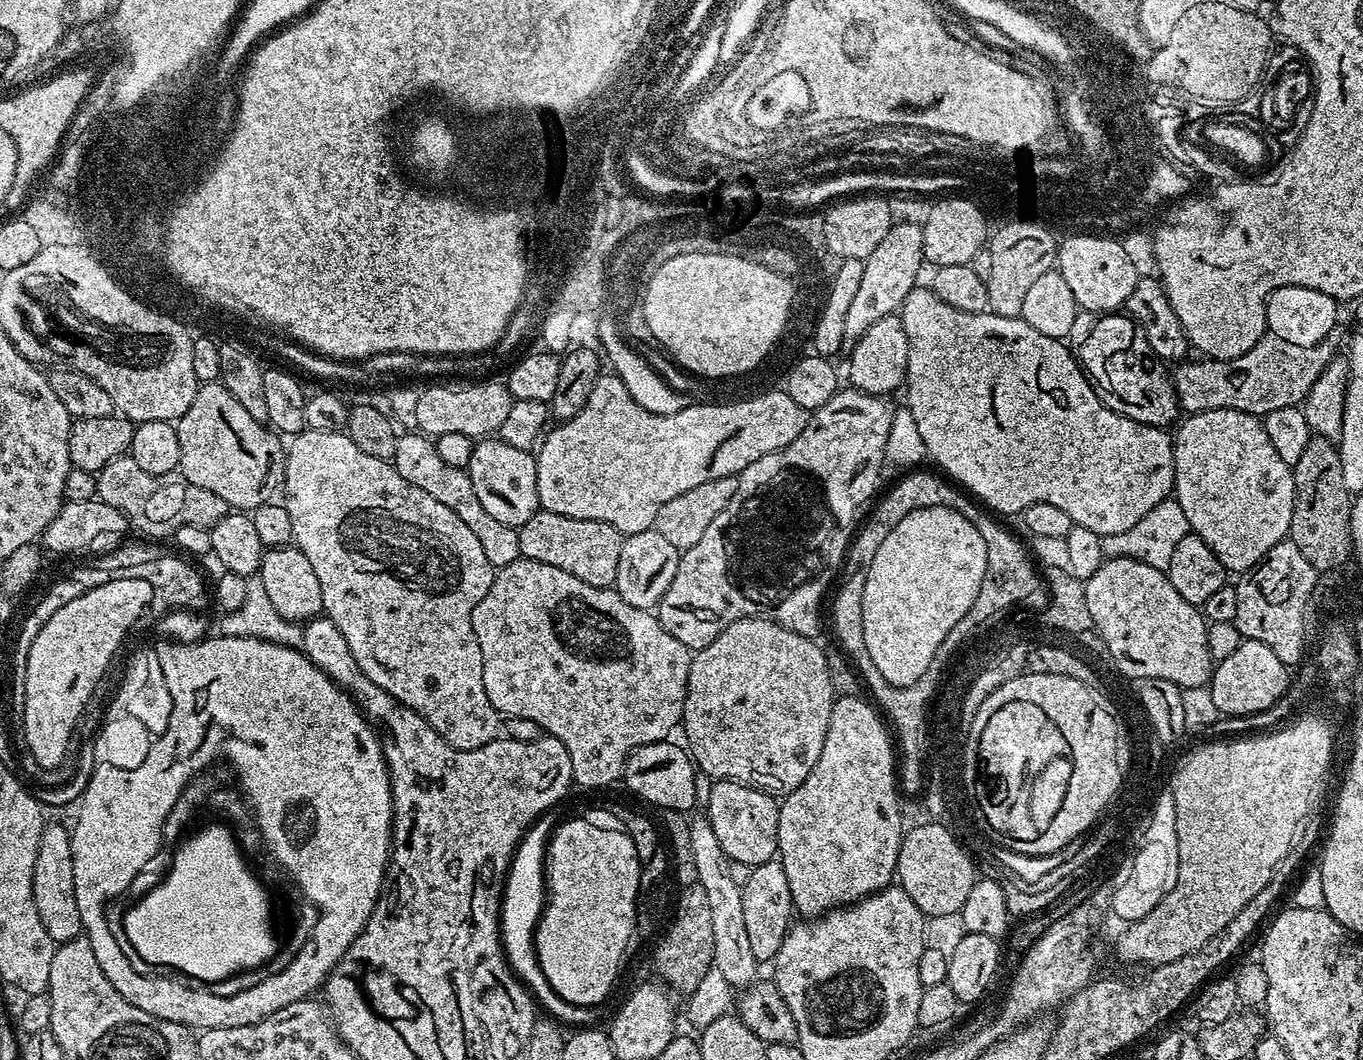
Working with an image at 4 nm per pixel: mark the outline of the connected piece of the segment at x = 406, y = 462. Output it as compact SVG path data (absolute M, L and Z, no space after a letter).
M401 431L396 438L394 458L390 463L398 470L398 474L402 474L402 478L406 478L410 486L426 490L426 494L431 494L437 502L442 502L442 506L454 510L454 514L458 514L458 518L462 518L462 522L470 526L470 531L478 537L478 543L482 545L493 570L505 568L510 566L510 562L521 559L517 529L506 526L506 522L498 522L490 514L486 514L482 502L478 502L478 494L474 494L474 482L470 482L467 471L442 462L435 443L419 431L411 431Z

